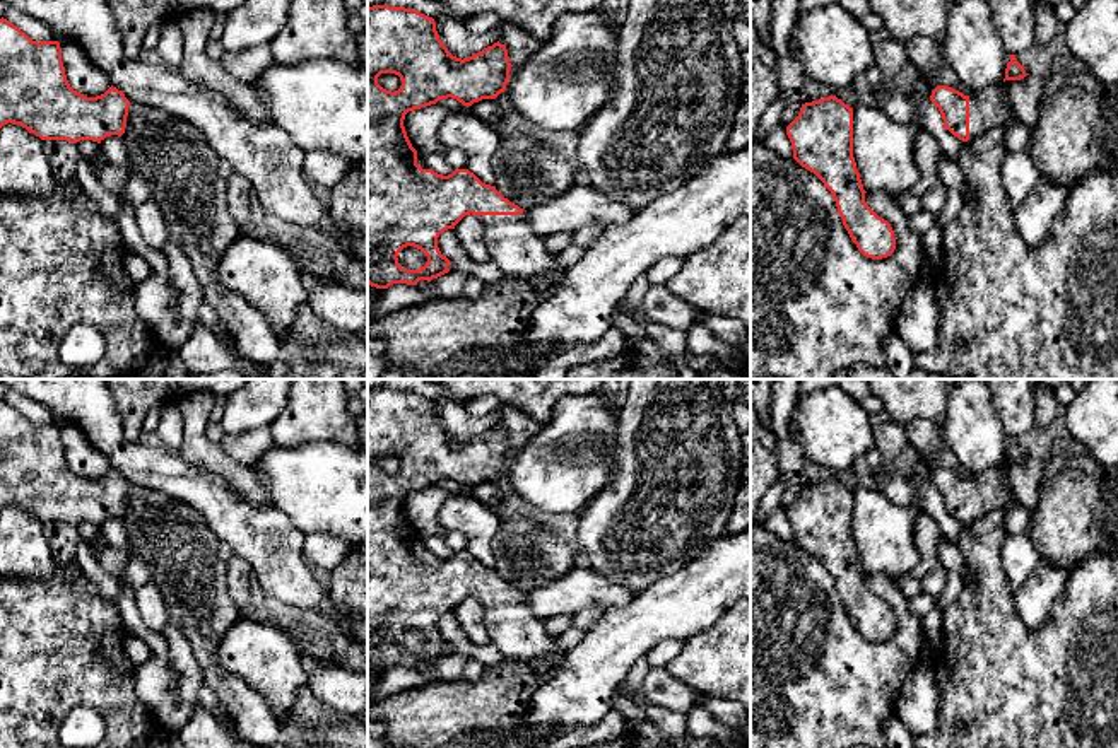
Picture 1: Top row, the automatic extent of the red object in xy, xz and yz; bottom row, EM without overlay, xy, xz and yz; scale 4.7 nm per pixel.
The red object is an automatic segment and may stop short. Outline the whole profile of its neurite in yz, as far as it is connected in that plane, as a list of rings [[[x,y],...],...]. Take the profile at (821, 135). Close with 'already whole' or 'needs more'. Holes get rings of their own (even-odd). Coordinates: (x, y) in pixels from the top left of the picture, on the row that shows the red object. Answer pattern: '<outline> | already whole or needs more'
[[[836,96],[805,102],[786,126],[793,159],[831,191],[843,225],[858,251],[872,260],[894,253],[891,224],[865,203],[865,190],[853,157],[853,108]]] | already whole

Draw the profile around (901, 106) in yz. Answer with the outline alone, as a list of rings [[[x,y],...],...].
[[[901,89],[889,91],[877,104],[891,120],[897,123],[920,121],[930,133],[937,137],[944,155],[957,161],[964,150],[962,140],[945,130],[939,108],[930,101],[920,97],[915,91],[904,92]]]

